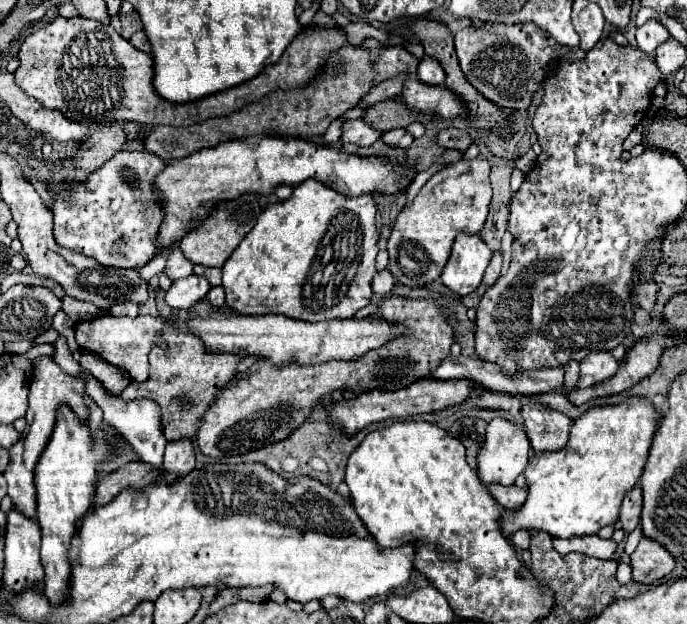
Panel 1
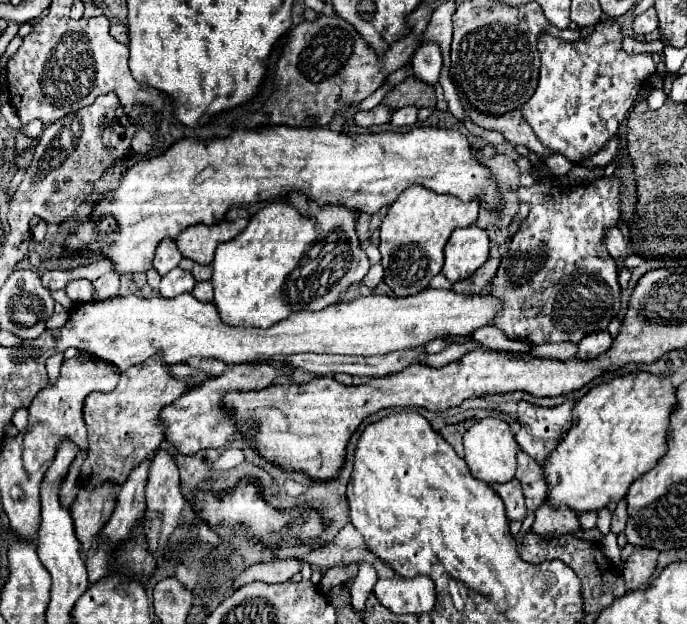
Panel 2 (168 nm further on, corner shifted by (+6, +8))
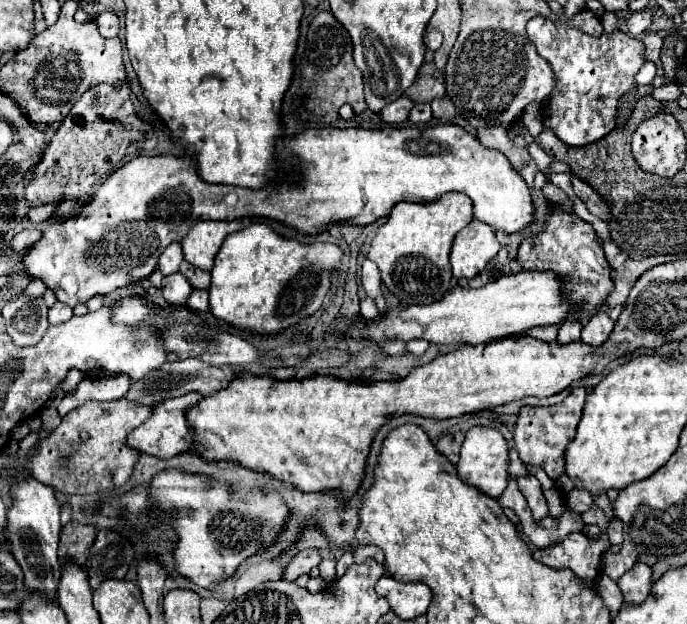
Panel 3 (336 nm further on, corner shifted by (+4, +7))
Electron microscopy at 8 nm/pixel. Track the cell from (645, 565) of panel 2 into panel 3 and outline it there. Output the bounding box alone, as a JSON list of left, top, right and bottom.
[618,563,652,603]

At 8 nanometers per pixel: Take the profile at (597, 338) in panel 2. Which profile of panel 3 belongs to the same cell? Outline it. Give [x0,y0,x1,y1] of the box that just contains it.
[582,311,614,347]

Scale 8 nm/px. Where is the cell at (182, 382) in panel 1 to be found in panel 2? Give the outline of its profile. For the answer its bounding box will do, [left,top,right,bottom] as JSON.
[80,356,184,488]

